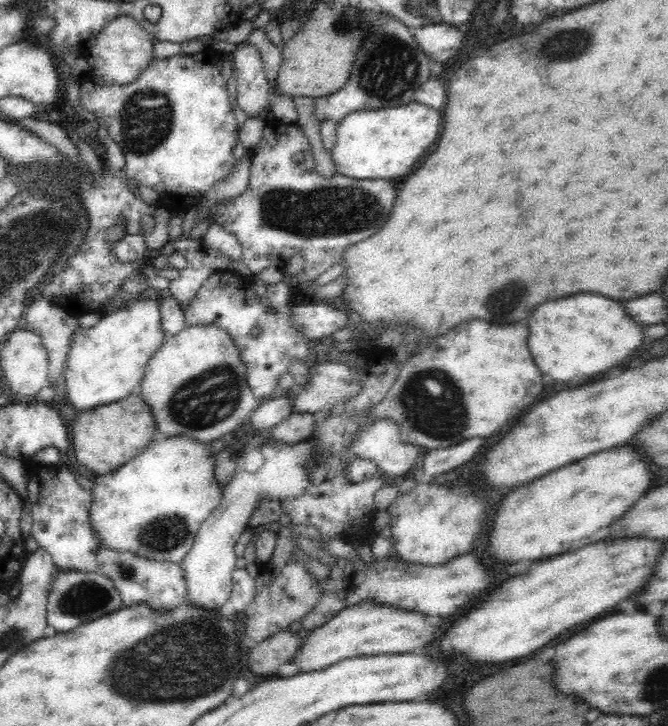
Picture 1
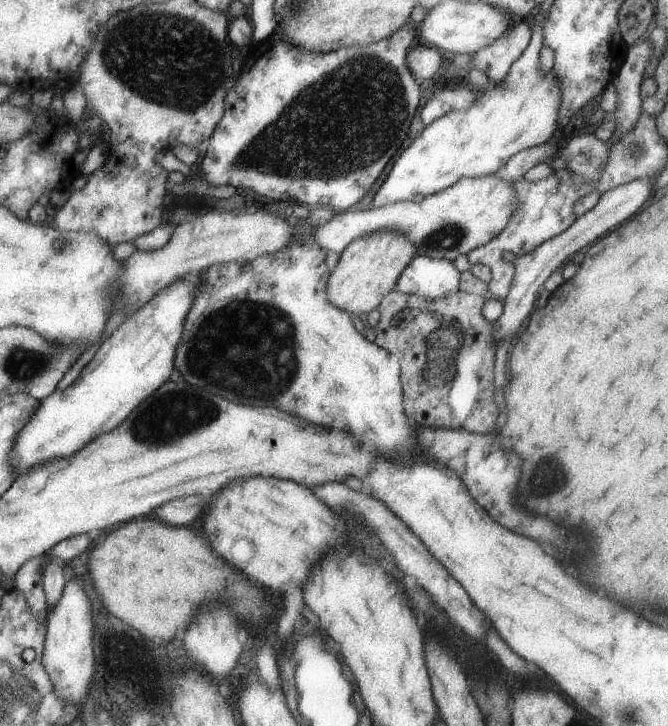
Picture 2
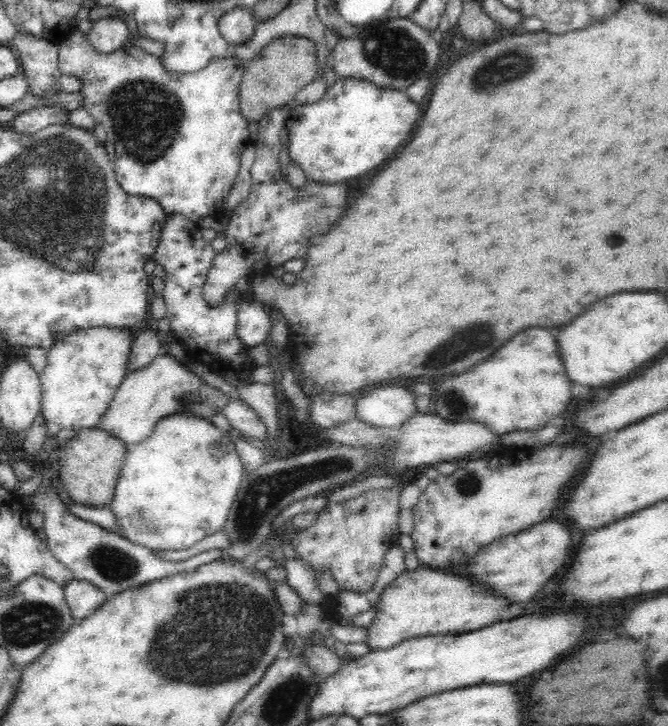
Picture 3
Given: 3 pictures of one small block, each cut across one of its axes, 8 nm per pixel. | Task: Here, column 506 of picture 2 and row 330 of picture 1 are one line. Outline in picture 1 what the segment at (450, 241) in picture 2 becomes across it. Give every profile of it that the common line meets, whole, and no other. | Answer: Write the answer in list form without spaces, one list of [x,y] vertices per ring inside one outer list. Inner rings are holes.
[[[216,325],[185,326],[164,341],[150,358],[136,392],[142,395],[143,402],[151,409],[157,437],[186,435],[211,443],[241,426],[262,403],[250,391],[245,376],[246,365],[238,358],[238,347],[226,330]]]

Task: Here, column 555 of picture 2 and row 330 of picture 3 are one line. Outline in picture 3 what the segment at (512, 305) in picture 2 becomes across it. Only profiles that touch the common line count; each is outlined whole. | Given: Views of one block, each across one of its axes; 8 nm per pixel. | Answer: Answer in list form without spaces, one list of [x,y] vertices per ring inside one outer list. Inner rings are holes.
[[[258,300],[238,302],[235,331],[242,344],[252,347],[264,342],[273,326],[266,312],[266,305]]]

